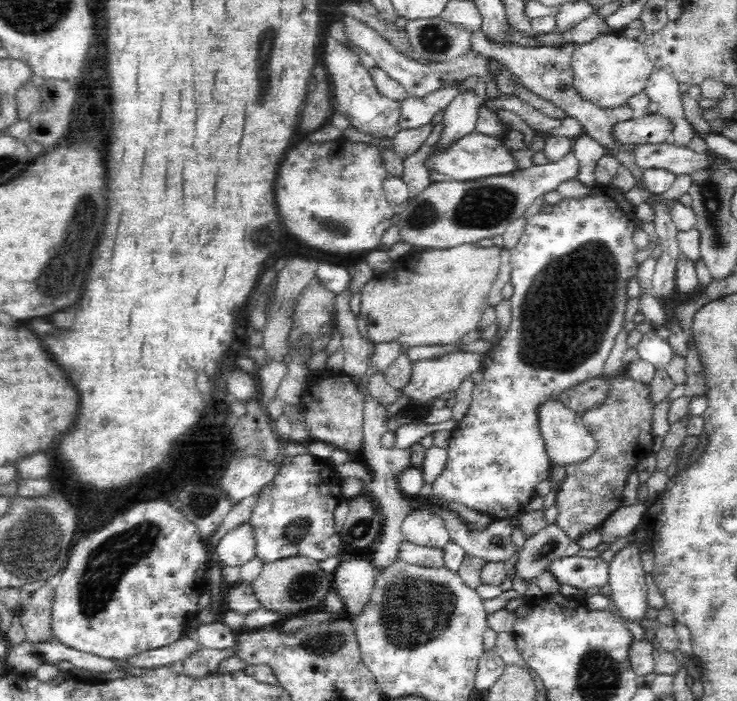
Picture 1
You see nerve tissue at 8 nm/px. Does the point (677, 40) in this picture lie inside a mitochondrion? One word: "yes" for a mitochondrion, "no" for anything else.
no

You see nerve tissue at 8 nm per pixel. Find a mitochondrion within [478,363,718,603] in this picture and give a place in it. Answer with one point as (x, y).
(548, 547)

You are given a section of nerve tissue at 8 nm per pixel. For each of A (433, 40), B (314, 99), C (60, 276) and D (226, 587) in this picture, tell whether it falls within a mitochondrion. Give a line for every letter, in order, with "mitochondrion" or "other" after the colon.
A: mitochondrion
B: other
C: mitochondrion
D: other

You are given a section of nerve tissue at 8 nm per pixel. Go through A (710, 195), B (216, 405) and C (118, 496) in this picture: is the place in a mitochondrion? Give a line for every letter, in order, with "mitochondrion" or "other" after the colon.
A: mitochondrion
B: other
C: other

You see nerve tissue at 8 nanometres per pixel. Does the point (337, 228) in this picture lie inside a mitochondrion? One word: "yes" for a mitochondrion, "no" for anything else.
yes

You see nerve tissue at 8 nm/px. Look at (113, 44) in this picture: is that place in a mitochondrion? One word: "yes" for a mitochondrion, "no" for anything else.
no

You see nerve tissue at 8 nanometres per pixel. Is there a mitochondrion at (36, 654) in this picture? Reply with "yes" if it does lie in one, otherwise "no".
yes

